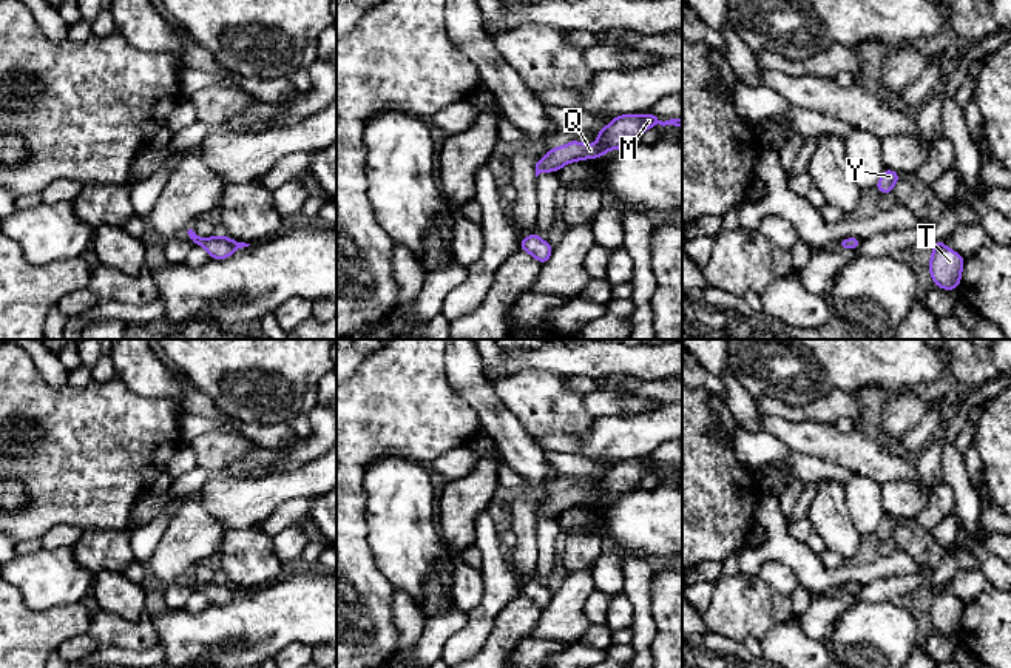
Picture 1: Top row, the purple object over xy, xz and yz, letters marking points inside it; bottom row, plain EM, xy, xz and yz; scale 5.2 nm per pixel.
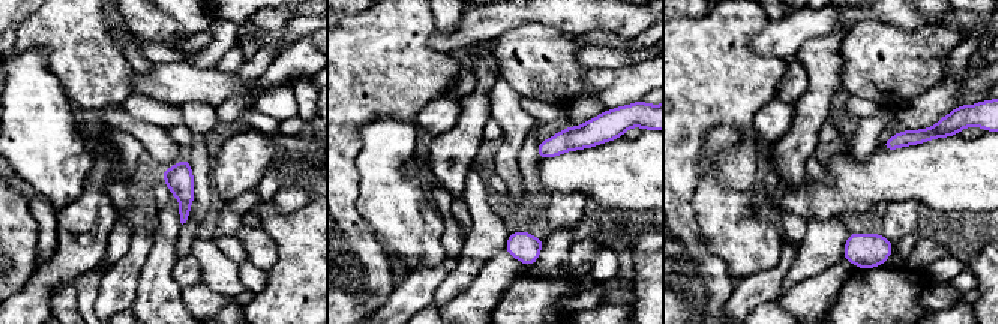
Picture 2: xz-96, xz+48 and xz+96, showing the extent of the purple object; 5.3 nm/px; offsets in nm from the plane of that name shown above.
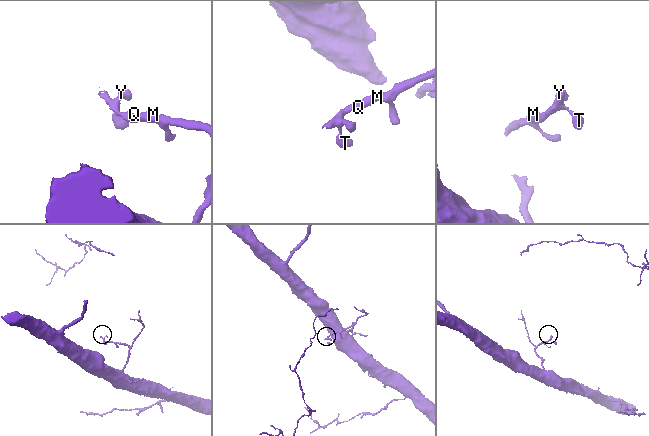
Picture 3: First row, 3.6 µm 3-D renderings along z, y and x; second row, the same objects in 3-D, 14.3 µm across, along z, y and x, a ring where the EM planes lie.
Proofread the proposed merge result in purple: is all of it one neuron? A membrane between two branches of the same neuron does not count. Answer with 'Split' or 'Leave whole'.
Leave whole

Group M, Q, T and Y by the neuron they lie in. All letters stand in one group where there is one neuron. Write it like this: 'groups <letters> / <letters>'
groups M Q T Y

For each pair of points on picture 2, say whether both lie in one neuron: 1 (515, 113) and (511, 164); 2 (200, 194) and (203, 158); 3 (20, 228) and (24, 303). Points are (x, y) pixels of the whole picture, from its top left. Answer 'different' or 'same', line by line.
1: same
2: same
3: different

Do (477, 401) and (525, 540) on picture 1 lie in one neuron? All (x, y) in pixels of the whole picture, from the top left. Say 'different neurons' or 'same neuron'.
same neuron

